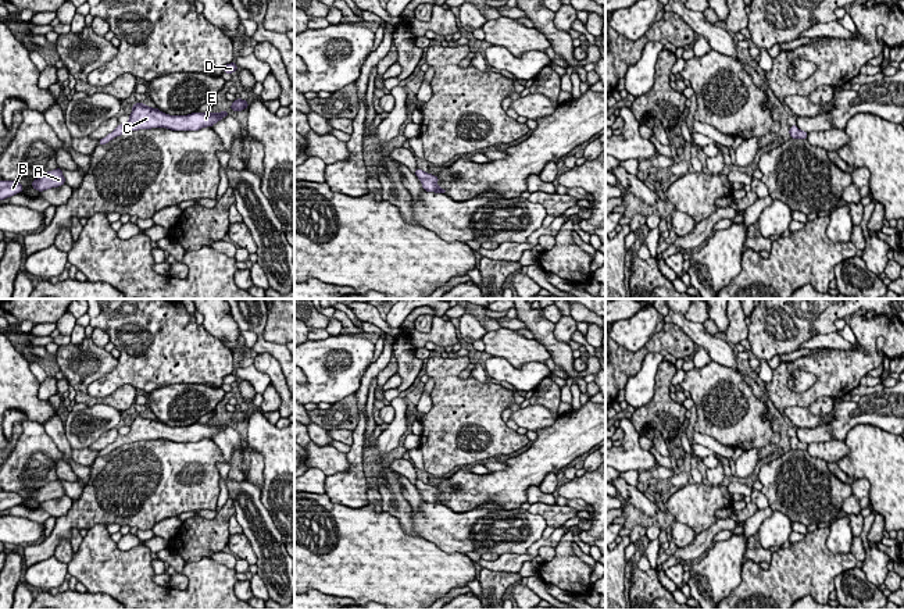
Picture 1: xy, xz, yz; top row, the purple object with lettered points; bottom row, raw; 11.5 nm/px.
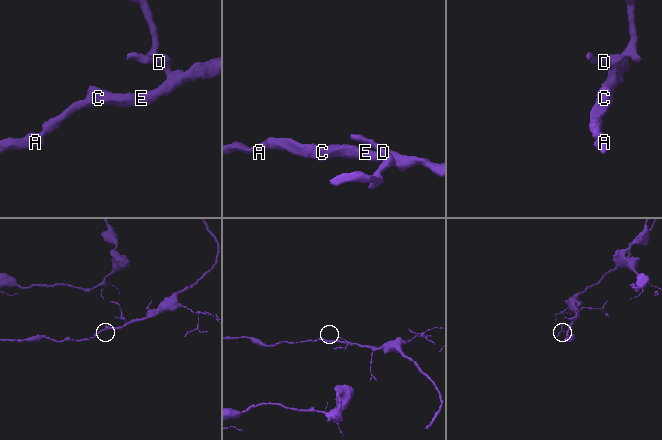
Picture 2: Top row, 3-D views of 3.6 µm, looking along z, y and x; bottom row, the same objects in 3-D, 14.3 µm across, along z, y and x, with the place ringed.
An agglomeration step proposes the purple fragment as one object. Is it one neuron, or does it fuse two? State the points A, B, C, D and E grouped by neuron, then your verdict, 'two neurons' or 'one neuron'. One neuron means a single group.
A B C D E | one neuron

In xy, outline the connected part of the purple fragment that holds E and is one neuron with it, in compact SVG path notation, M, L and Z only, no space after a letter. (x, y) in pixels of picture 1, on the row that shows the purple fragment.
M135 103L129 121L124 125L119 124L115 131L100 139L99 145L106 145L122 133L139 129L167 128L171 131L199 131L206 126L211 128L226 115L229 115L228 111L168 115L158 108L151 108L143 103Z

